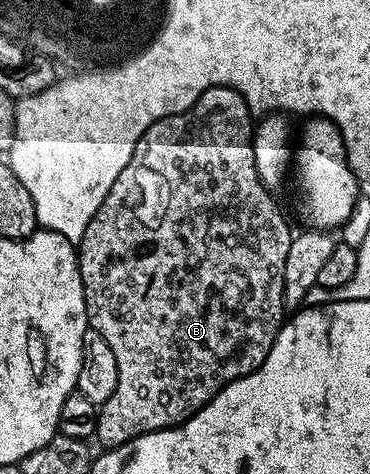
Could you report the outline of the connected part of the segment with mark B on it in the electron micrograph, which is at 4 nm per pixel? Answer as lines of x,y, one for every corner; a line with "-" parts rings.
209,88
208,90
204,90
202,97
198,99
191,108
183,112
177,112
171,116
160,118
155,124
148,126
148,130
144,130
140,142
136,142
136,150
132,150
130,164
124,166
124,170
120,170
120,178
116,178
116,182
112,182
112,190
108,190
108,194
104,198
100,210
96,210
96,214
88,222
88,230
84,230
81,240
77,241
76,244
78,269
80,270
80,278
82,279
84,302
86,303
86,319
89,327
94,328
96,334
100,334
100,338
104,338
104,342
108,342
108,347
111,348
112,354
116,354
118,385
116,386
116,390
112,390
112,398
108,398
108,402
104,402
100,405
98,410
96,440
99,440
99,442
103,444
101,446
103,449
109,450
116,446
120,446
124,442
128,442
140,434
148,434
149,432
160,430
161,428
174,428
177,424
183,424
188,418
192,418
196,415
205,404
208,404
210,399
212,399
223,386
230,384
234,380
240,379
241,376
252,374
256,368
266,361
274,345
274,339
278,336
278,330
284,323
284,307
282,302
284,298
284,262
287,261
288,248
292,237
290,224
286,221
286,216
282,213
281,206
274,201
274,196
275,193
263,184
260,174
256,170
252,113
248,105
246,105
245,98
236,90
232,90
231,88

